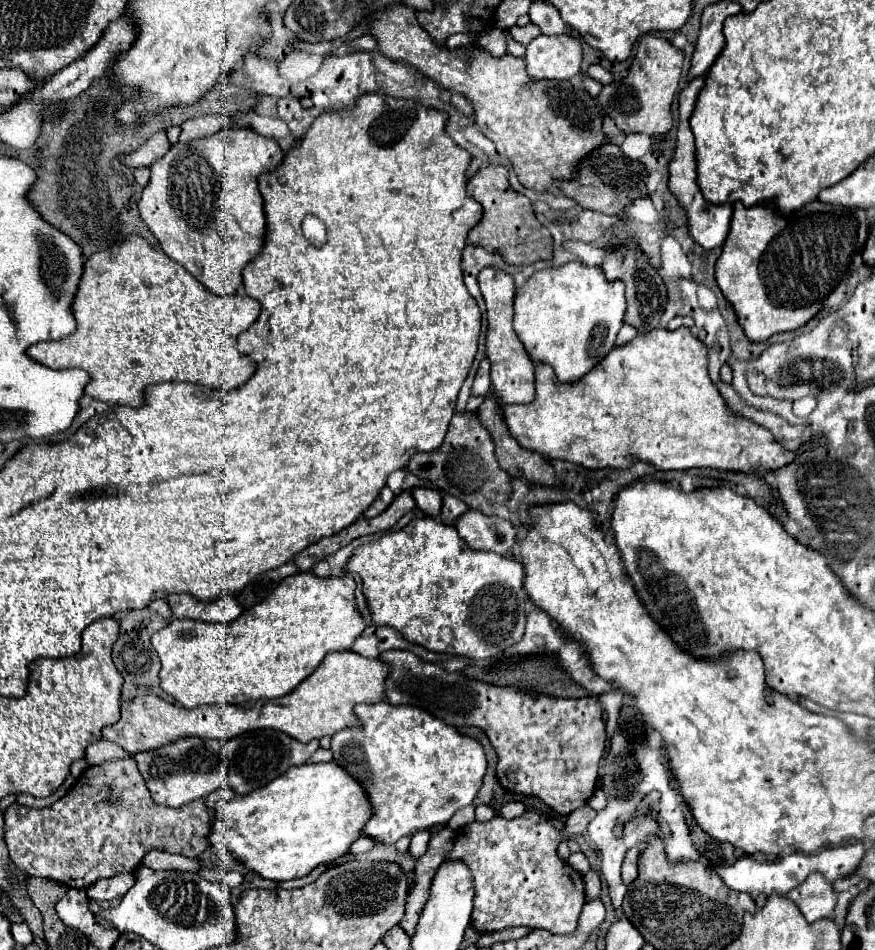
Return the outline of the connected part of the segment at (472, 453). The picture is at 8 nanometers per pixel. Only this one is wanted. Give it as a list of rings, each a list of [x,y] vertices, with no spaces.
[[[456,412],[450,420],[444,444],[434,452],[420,452],[412,456],[408,470],[430,480],[446,494],[464,500],[468,506],[480,510],[486,516],[492,516],[496,508],[504,506],[512,494],[512,478],[496,464],[492,438],[474,412]]]

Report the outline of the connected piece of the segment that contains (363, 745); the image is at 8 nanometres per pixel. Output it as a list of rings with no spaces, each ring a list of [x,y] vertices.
[[[388,702],[358,704],[356,716],[360,716],[364,726],[336,732],[332,736],[332,754],[336,764],[360,782],[370,800],[372,816],[364,826],[364,836],[396,844],[402,836],[412,836],[416,830],[444,826],[456,810],[474,802],[488,768],[480,742],[458,734],[456,728],[412,706],[392,706]]]

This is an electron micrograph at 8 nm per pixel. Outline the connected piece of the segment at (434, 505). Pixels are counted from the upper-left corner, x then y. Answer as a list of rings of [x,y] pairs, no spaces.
[[[414,488],[412,490],[418,508],[432,518],[440,516],[440,508],[442,508],[442,492],[434,490],[434,488]]]

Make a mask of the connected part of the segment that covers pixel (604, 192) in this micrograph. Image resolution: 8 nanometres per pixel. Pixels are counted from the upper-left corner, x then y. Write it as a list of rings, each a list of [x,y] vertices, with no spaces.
[[[604,144],[602,148],[592,152],[592,156],[582,160],[582,164],[578,168],[578,178],[572,182],[560,182],[560,190],[584,208],[592,208],[592,210],[598,210],[604,214],[614,214],[614,216],[624,214],[626,208],[634,200],[650,196],[644,164],[624,156],[622,150],[614,144]]]

